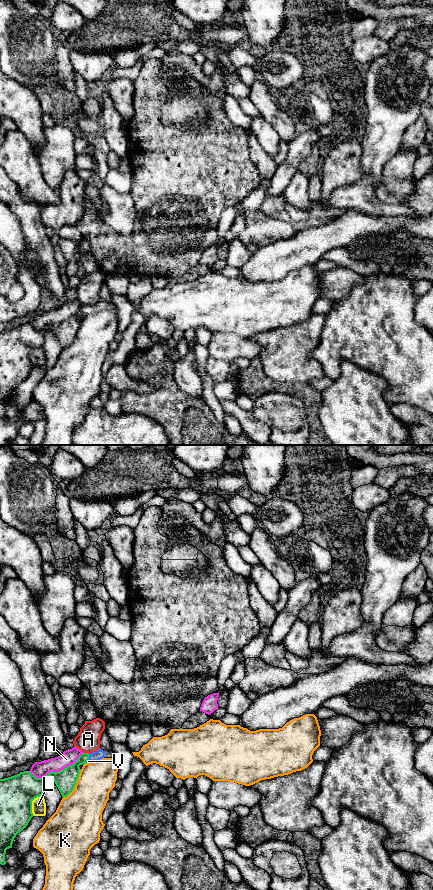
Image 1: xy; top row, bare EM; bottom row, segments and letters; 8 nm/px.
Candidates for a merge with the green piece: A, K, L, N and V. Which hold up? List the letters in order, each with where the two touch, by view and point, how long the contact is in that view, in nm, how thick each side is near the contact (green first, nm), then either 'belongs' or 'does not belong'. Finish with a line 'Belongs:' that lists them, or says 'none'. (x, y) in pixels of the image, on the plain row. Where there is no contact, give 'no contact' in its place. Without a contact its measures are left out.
A: xy (86, 305) | 50 nm | 160/190 nm | does not belong
K: xy (75, 336) | 280 nm | 170/360 nm | does not belong
L: xy (31, 355) | 180 nm | 280/110 nm | does not belong
N: xy (56, 324) | 460 nm | 200/130 nm | does not belong
V: xy (88, 310) | 90 nm | 170/80 nm | belongs
Belongs: V

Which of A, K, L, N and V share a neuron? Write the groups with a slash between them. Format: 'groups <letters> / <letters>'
groups A / K / L / N / V

